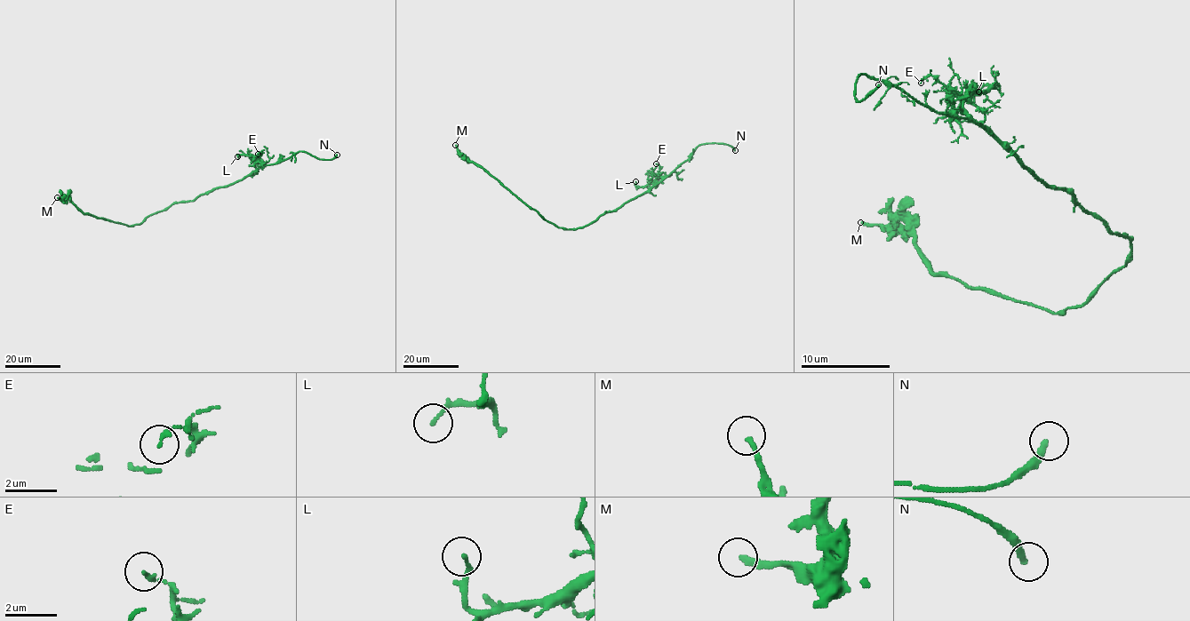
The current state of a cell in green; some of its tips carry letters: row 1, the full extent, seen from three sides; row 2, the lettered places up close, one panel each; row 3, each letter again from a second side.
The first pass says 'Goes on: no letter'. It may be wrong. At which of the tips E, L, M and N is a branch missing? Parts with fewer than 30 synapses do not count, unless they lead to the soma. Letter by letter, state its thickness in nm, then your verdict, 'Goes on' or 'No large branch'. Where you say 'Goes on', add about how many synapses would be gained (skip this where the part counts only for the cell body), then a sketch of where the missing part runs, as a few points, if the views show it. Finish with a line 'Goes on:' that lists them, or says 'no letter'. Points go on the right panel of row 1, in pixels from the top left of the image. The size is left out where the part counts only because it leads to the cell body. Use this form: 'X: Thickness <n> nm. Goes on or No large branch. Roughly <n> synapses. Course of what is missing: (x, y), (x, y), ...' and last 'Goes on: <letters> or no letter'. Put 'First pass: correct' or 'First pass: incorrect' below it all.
E: Thickness 160 nm. No large branch
L: Thickness 130 nm. No large branch
M: Thickness 200 nm. No large branch
N: Thickness 240 nm. Goes on. Course of what is missing: (878, 84), (885, 75), (887, 47), (891, 51)
Goes on: N
First pass: incorrect

